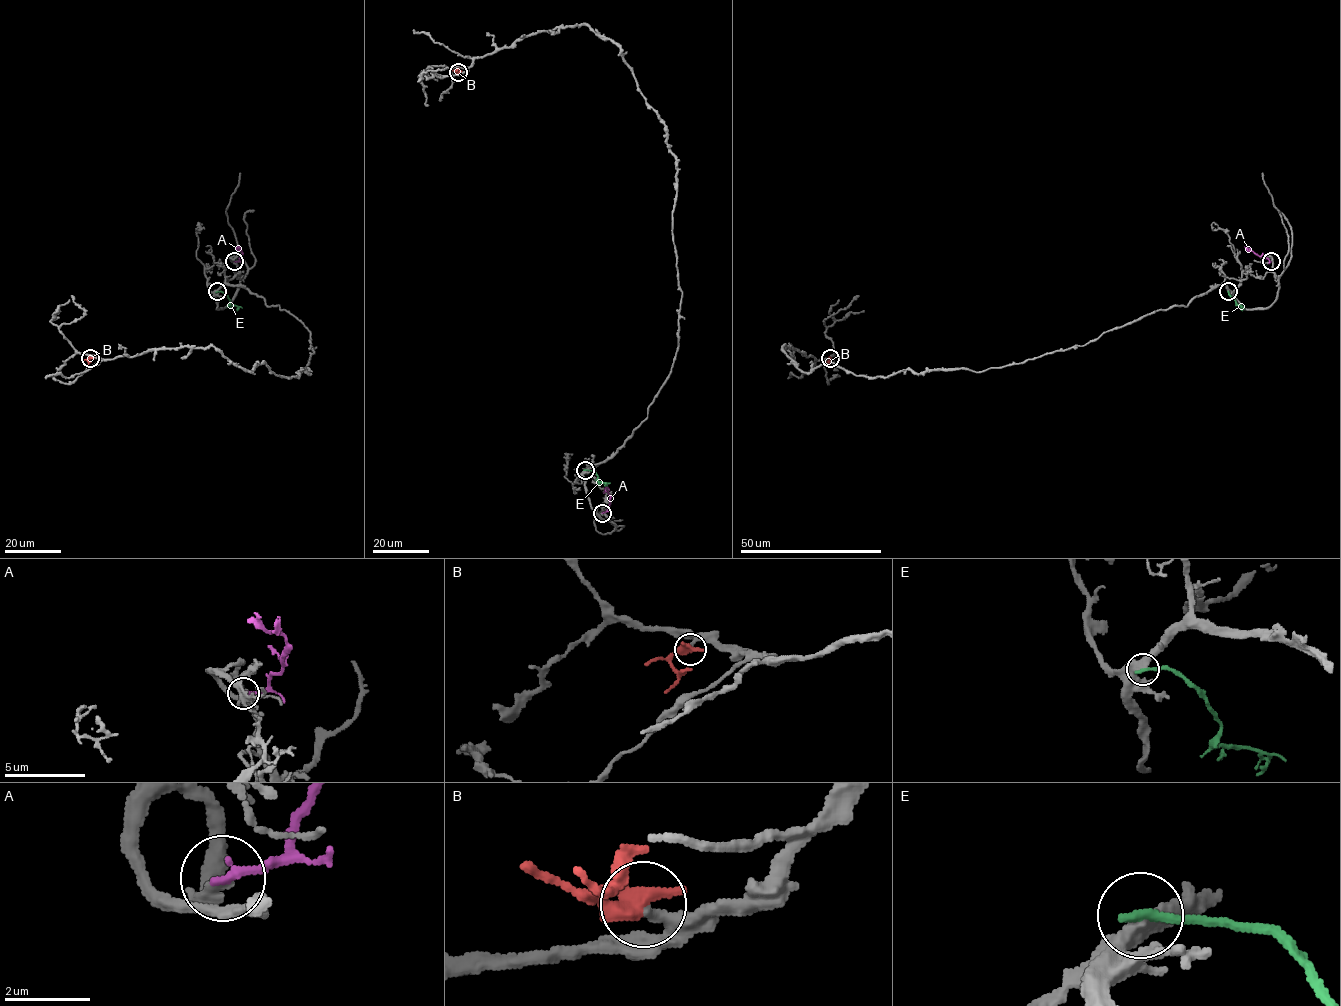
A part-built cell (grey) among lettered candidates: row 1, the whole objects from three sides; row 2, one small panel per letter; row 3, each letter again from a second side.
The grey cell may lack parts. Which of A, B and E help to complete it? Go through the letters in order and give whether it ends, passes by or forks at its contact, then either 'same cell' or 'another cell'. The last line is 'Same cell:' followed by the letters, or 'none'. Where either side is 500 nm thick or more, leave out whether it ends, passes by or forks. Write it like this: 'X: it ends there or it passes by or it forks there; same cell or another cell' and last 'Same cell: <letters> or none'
A: it ends there; same cell
B: another cell
E: it ends there; another cell
Same cell: A

